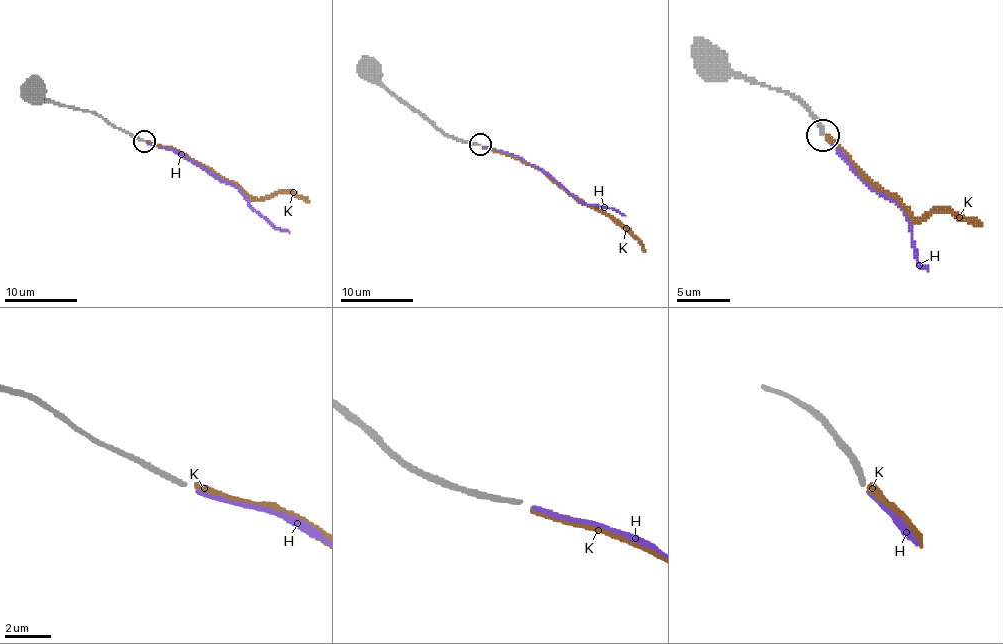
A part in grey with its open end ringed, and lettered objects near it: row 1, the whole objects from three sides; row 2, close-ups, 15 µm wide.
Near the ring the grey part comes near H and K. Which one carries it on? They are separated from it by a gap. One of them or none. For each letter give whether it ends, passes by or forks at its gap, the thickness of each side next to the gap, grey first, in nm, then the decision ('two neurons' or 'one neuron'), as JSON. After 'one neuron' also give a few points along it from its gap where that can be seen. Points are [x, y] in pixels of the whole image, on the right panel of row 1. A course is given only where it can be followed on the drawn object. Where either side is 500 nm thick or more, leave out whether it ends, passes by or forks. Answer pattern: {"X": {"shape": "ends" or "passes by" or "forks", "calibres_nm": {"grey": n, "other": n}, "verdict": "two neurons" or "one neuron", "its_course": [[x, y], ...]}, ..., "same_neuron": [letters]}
{"H": {"shape": "ends", "calibres_nm": {"grey": 200, "other": 180}, "verdict": "two neurons"}, "K": {"shape": "ends", "calibres_nm": {"grey": 200, "other": 280}, "verdict": "two neurons"}, "same_neuron": []}

